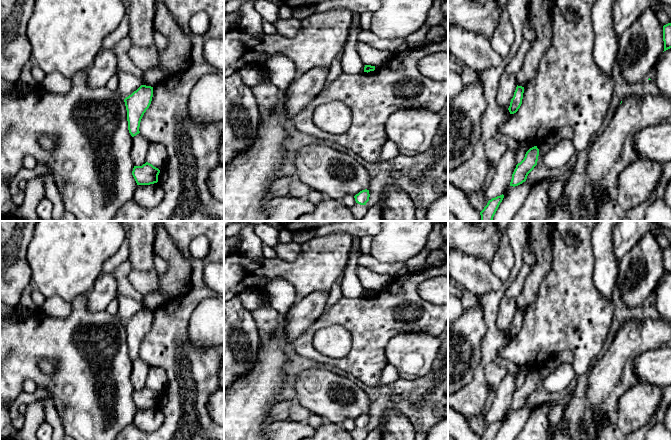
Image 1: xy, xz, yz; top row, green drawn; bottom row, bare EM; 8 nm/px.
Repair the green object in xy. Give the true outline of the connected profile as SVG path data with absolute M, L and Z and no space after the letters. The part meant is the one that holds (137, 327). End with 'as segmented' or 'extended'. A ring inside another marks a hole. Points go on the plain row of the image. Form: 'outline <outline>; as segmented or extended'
outline M141 309L124 323L127 334L128 354L132 361L140 357L140 346L151 328L152 321L153 311Z; as segmented

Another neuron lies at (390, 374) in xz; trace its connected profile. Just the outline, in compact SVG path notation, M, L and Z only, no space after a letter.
M387 364L381 373L380 385L389 385L398 379L400 379L398 370L394 366Z

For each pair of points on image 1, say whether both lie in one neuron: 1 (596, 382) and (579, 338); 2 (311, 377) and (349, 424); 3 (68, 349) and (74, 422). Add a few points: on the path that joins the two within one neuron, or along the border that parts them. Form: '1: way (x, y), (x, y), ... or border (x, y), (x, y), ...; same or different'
1: border (601, 355), (588, 370); different
2: border (353, 419), (346, 419), (341, 424); different
3: way (74, 367), (74, 404); same

